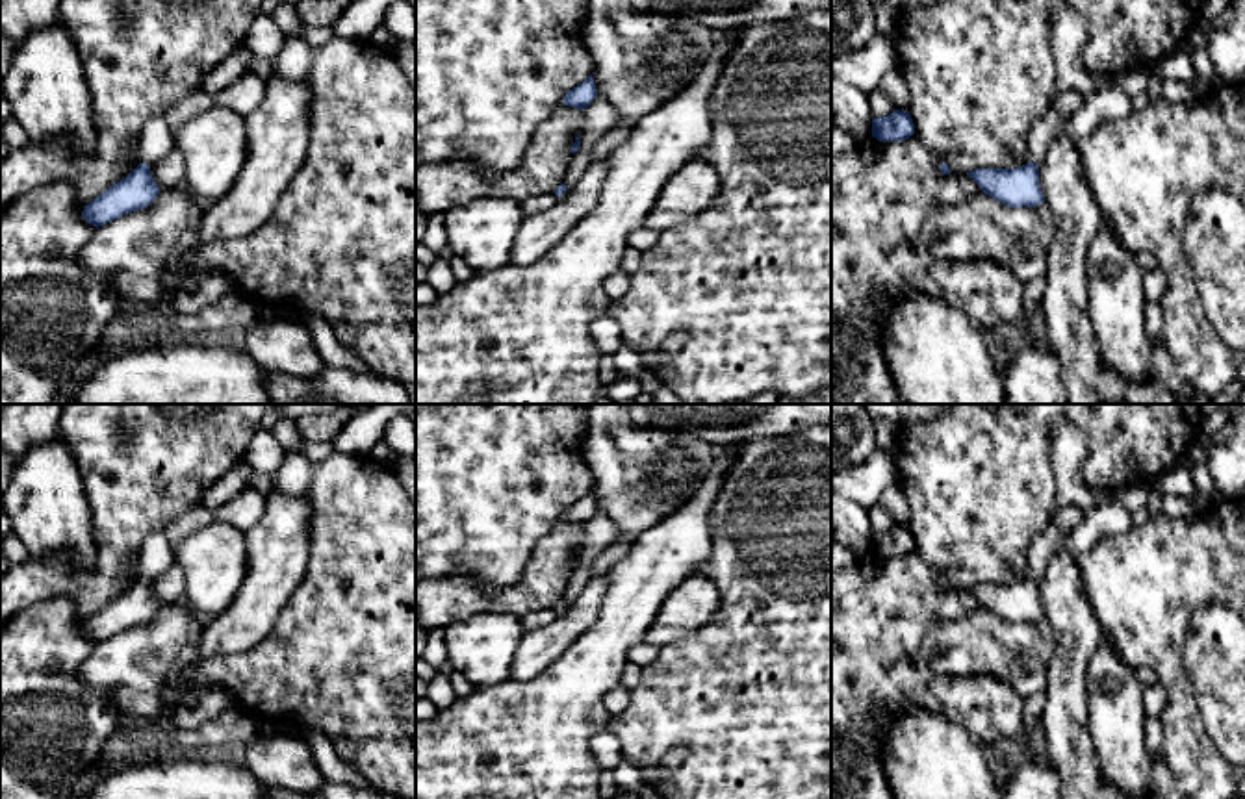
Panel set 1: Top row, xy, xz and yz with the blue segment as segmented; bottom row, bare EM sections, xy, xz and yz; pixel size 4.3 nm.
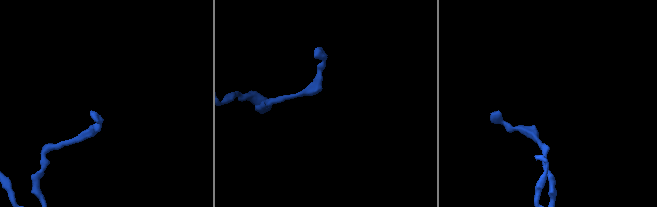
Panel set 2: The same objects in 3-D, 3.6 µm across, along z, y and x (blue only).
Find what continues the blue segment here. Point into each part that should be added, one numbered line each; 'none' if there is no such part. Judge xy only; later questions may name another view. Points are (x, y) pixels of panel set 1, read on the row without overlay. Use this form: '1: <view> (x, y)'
1: xy (156, 557)

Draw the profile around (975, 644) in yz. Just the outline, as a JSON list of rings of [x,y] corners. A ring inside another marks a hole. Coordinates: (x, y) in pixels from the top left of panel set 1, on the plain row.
[[[980,608],[950,621],[931,621],[922,640],[922,660],[946,677],[989,675],[1006,680],[1019,695],[1045,691],[1048,664],[1056,653],[1058,632],[1046,617],[1035,623],[1009,623]]]

